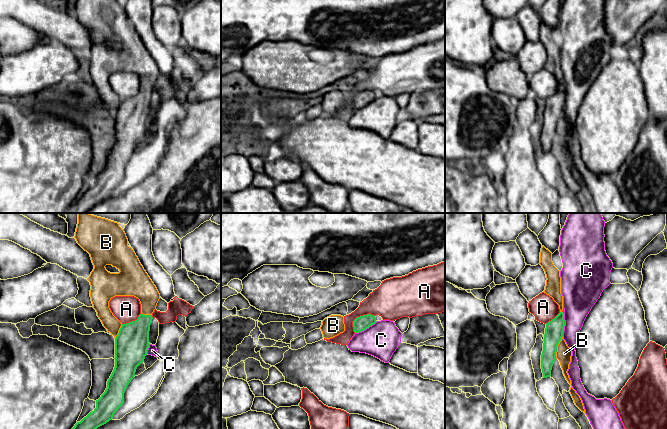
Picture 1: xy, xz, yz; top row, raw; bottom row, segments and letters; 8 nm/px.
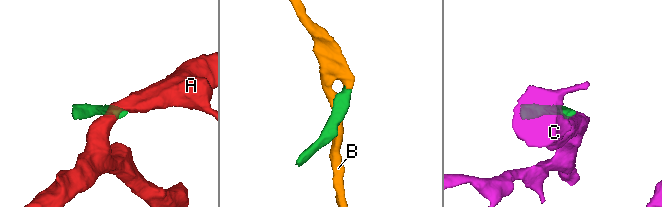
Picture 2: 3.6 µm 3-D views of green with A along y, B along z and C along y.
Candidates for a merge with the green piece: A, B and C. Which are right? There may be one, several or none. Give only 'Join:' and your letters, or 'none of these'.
Join: B

